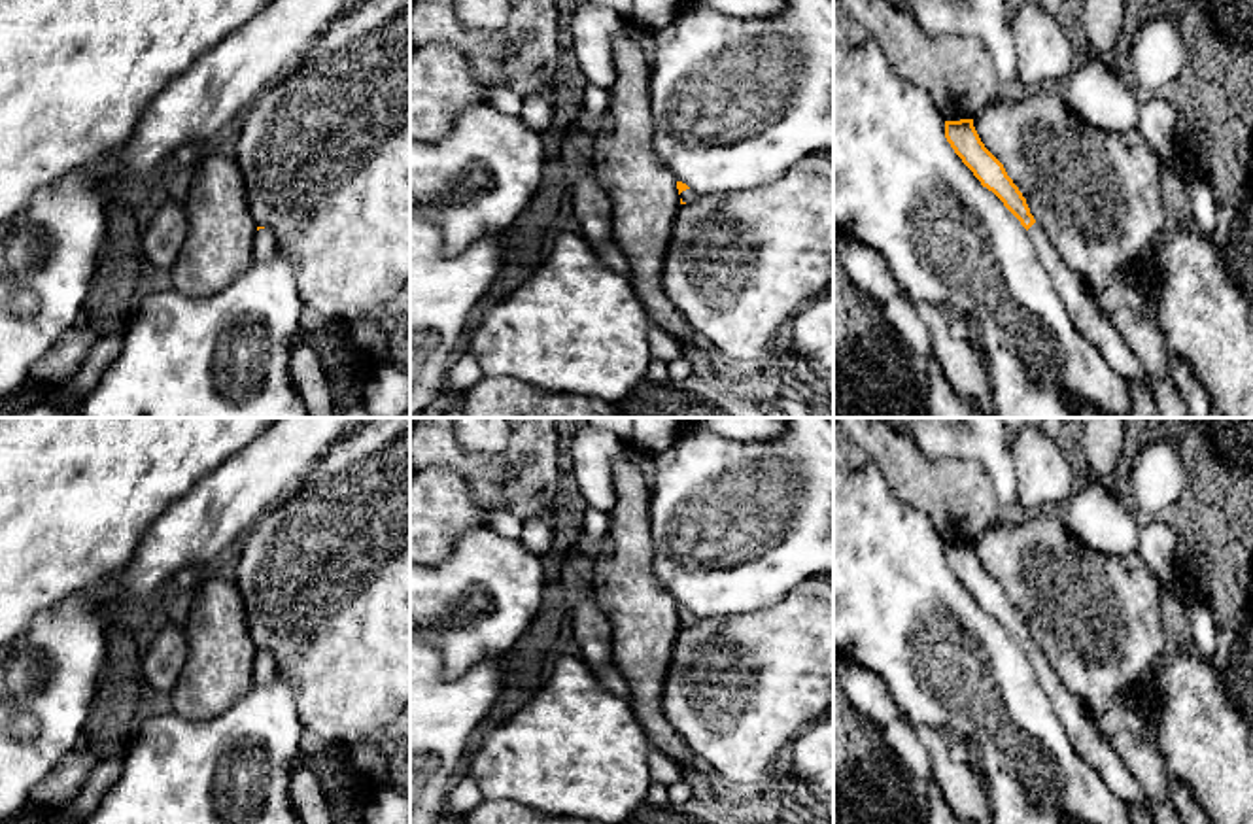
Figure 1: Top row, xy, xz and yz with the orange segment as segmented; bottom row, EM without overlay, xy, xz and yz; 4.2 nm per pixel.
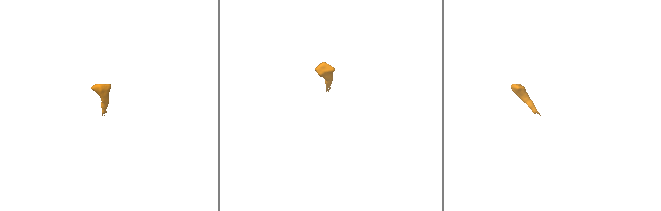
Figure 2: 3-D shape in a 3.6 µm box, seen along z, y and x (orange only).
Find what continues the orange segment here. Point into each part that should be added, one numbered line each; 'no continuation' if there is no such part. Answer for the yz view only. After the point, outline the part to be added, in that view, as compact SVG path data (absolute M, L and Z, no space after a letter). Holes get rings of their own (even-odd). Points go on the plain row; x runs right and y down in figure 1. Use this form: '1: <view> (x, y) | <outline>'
1: yz (1085, 739) | M1034 646L1028 652L1039 686L1045 690L1056 716L1060 718L1075 752L1100 775L1106 786L1124 801L1138 803L1151 815L1151 801L1136 782L1128 767L1119 760L1107 741L1098 733L1085 705L1056 678L1047 658Z

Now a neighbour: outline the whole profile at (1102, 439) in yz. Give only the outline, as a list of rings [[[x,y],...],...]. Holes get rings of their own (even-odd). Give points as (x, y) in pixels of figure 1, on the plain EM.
[[[1081,418],[1081,448],[1092,482],[1107,486],[1124,442],[1124,418]]]

